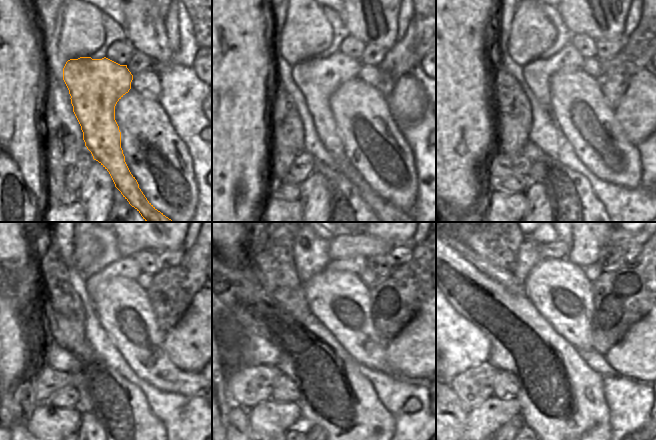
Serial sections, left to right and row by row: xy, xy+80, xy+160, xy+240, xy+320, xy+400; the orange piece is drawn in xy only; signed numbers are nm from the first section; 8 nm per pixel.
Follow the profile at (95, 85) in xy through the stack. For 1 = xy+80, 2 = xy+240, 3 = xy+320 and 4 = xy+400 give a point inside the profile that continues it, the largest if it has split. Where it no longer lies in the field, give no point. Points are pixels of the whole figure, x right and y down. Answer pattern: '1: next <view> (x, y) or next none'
1: next xy+80 (317, 79)
2: next xy+240 (127, 267)
3: next xy+320 (356, 264)
4: next xy+400 (587, 242)

